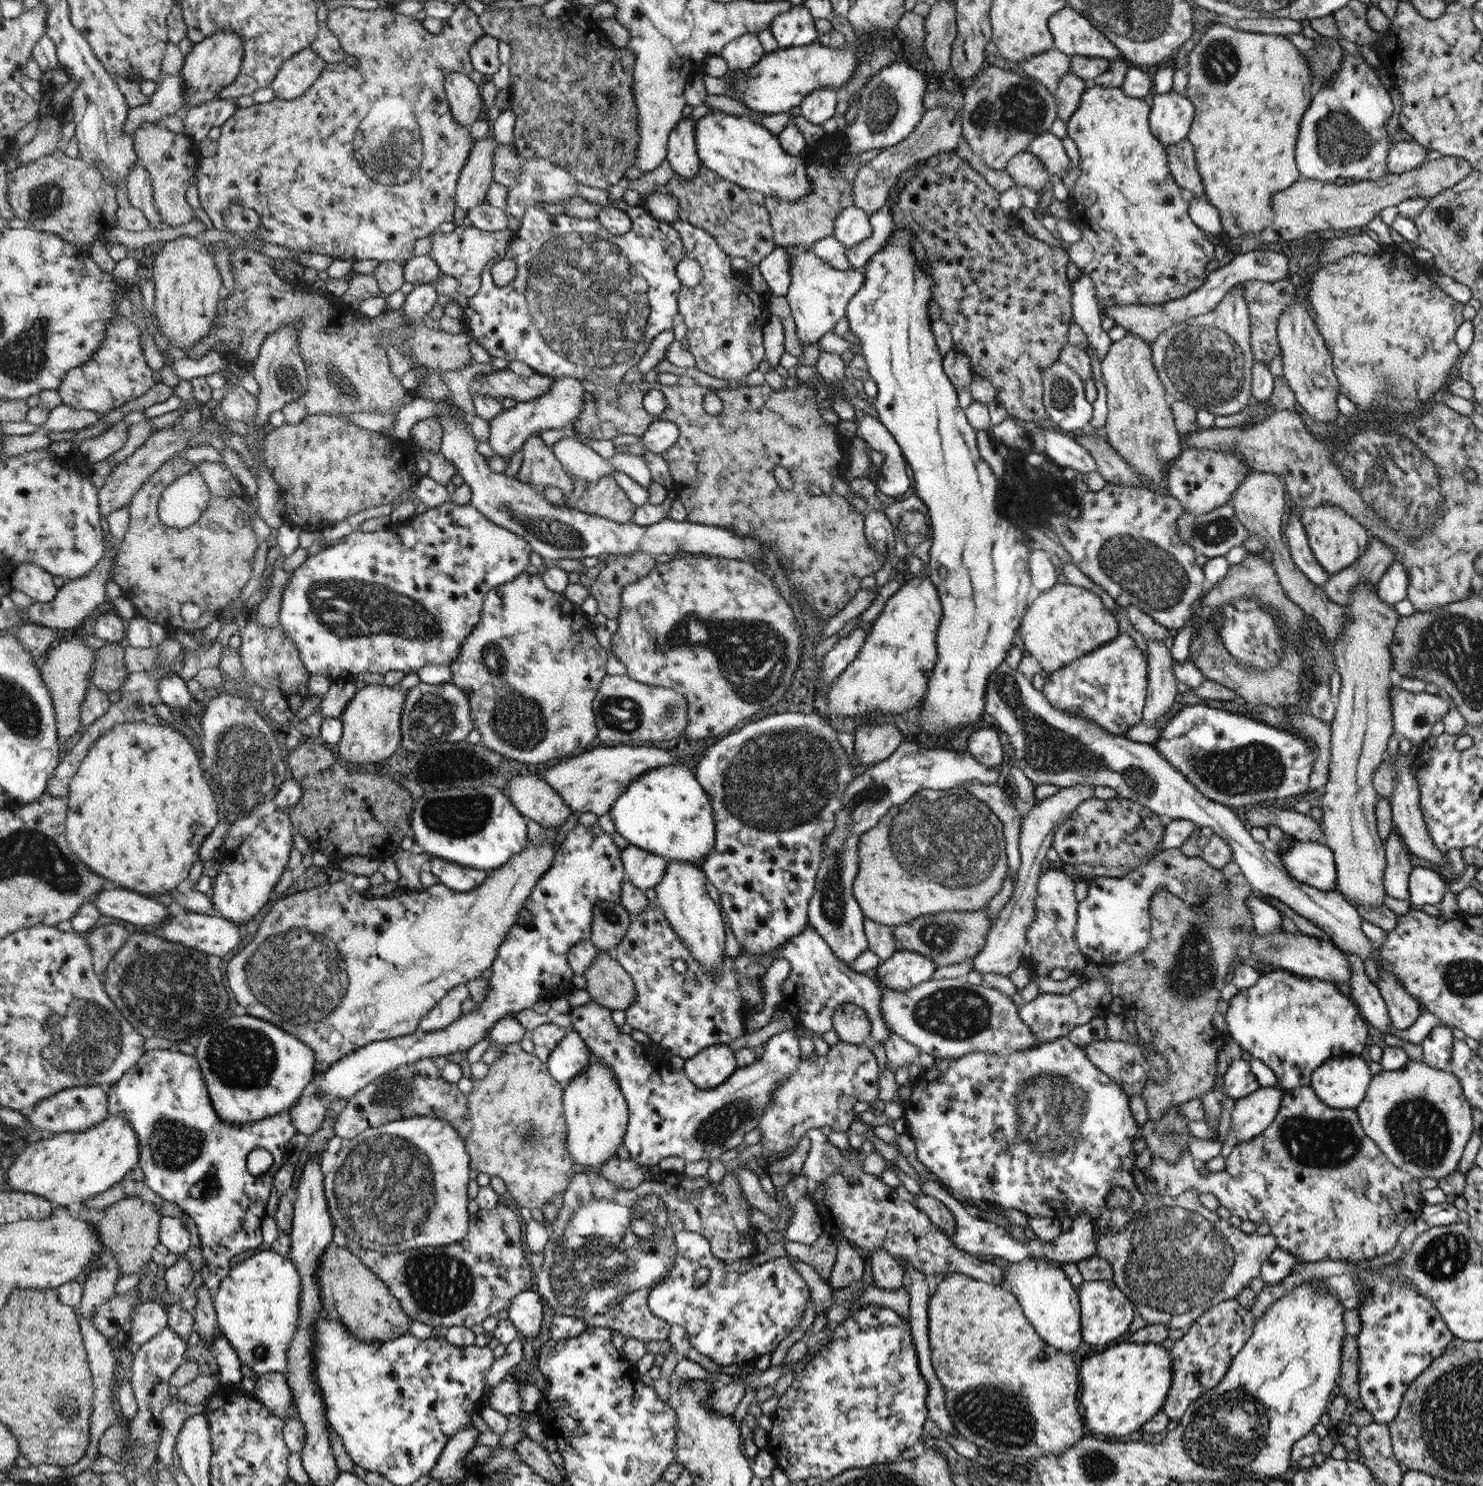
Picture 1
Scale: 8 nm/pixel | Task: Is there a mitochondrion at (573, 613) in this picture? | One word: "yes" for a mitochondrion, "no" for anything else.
no

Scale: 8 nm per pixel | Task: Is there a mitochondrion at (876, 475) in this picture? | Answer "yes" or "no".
no

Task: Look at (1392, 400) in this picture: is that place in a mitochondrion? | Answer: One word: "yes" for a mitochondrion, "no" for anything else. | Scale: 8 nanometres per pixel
yes

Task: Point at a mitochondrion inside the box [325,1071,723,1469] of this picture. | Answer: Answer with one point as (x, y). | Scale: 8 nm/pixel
(599, 1262)

